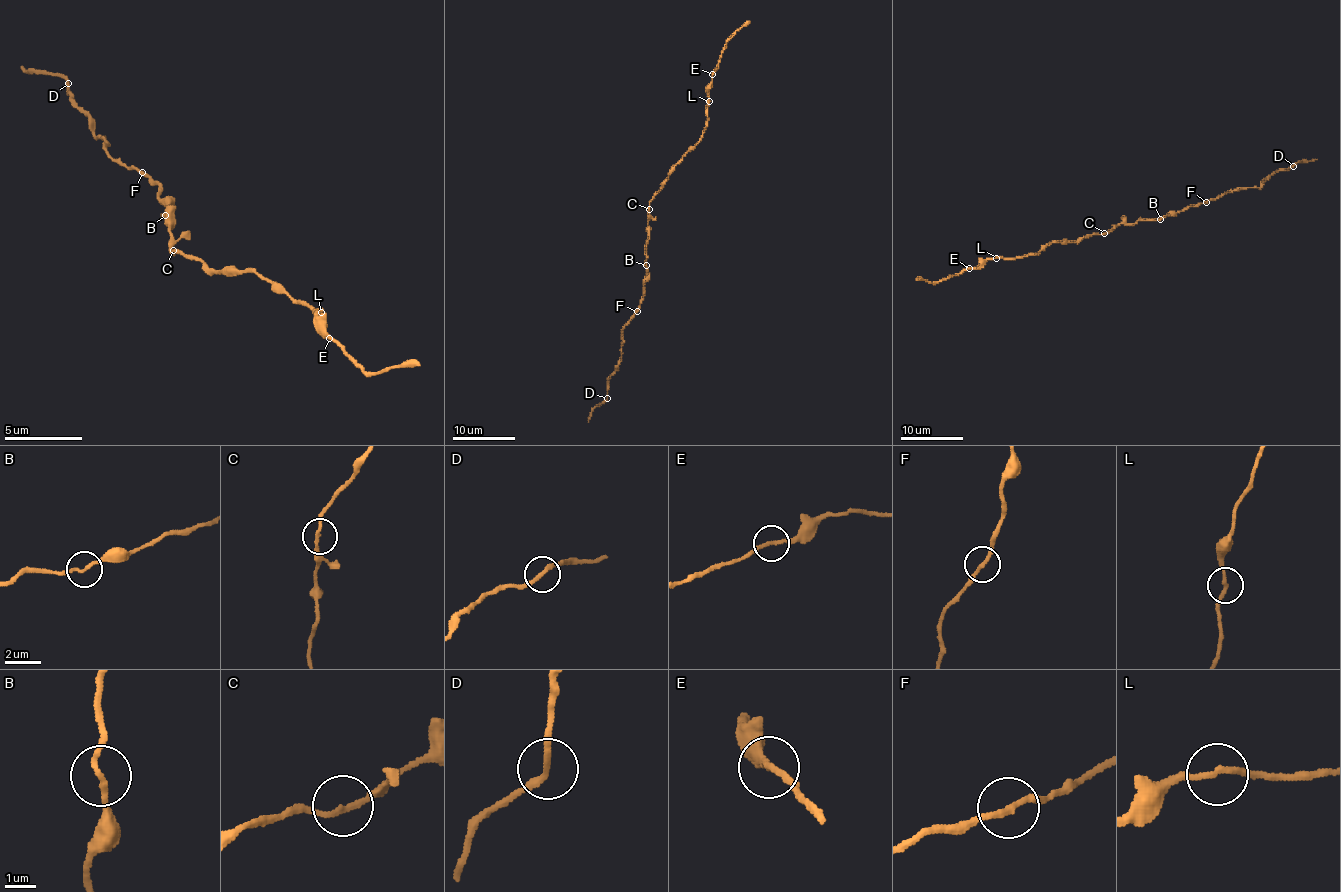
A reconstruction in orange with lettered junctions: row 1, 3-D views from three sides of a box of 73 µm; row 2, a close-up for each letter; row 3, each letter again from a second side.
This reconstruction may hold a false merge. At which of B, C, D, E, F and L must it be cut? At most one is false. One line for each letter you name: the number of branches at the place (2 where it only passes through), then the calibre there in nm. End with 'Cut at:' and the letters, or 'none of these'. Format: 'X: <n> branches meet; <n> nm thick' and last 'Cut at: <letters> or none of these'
Cut at: none of these

